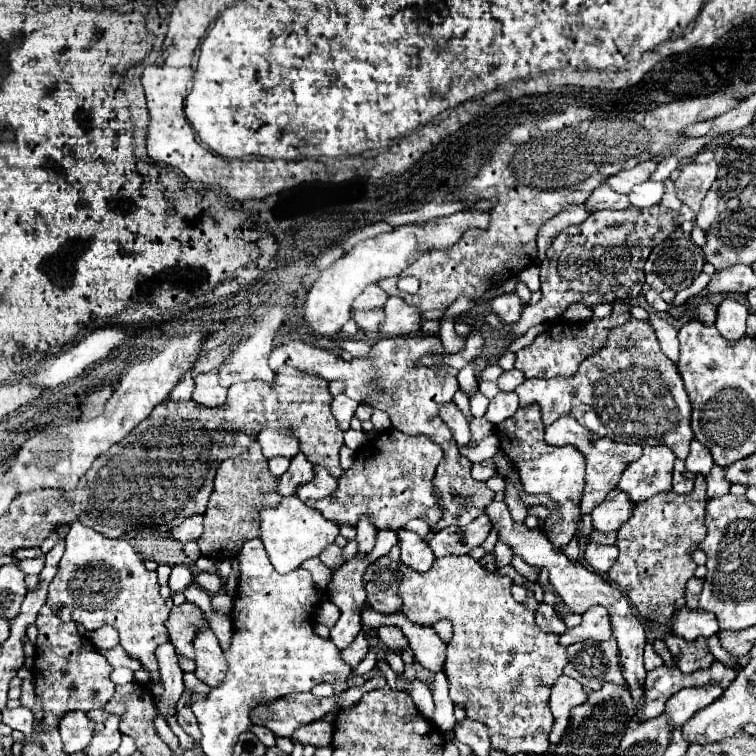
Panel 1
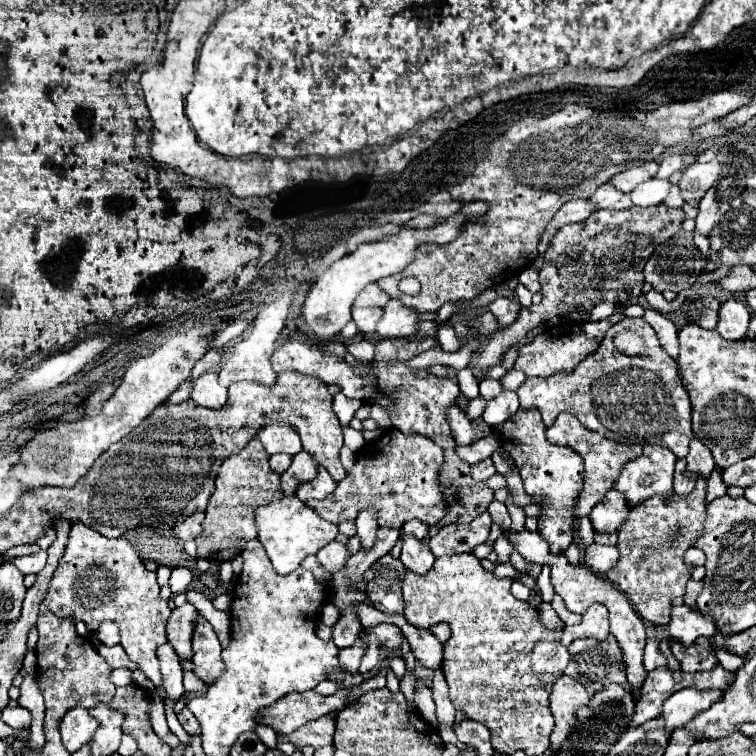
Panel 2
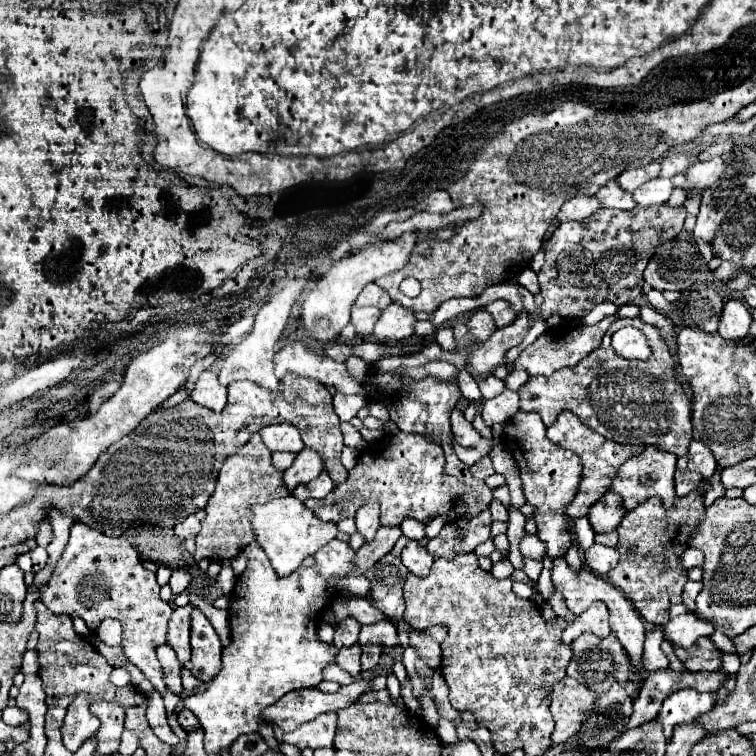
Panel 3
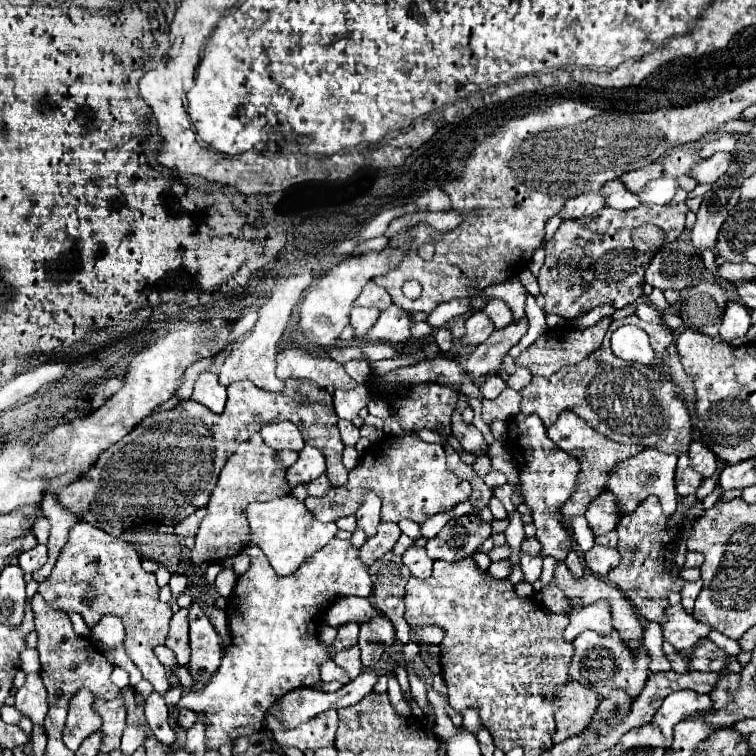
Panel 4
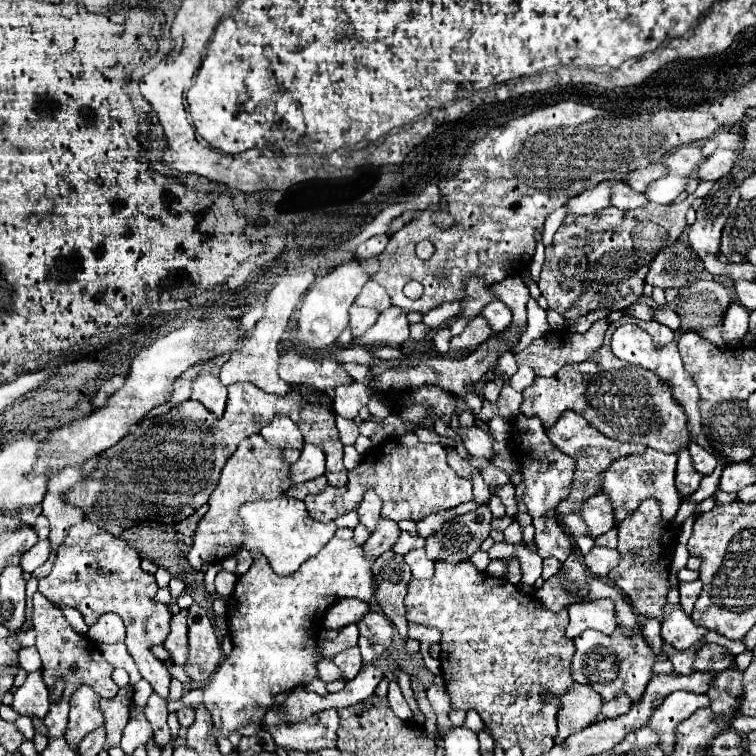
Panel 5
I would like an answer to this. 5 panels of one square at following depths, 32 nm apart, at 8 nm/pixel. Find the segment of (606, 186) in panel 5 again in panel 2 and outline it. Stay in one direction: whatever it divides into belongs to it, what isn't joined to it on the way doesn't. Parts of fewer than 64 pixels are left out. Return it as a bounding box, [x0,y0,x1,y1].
[538,200,596,256]

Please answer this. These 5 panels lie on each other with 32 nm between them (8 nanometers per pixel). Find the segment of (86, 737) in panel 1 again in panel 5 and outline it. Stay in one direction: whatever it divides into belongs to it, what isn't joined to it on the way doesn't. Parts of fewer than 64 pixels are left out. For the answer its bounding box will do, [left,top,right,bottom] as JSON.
[64,686,104,750]

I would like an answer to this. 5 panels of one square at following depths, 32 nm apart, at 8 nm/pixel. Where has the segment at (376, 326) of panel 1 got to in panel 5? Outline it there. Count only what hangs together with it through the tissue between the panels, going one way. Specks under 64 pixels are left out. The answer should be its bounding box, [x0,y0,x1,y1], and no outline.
[350,306,378,338]

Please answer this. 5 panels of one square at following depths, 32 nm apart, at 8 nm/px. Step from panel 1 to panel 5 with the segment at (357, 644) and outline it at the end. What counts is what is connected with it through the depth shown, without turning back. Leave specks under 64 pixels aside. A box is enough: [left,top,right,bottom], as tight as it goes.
[332,646,362,680]

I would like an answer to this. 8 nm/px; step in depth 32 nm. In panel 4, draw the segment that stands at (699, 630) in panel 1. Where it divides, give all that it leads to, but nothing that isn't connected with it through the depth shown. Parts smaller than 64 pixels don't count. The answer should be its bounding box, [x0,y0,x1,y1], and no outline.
[662,604,712,650]

